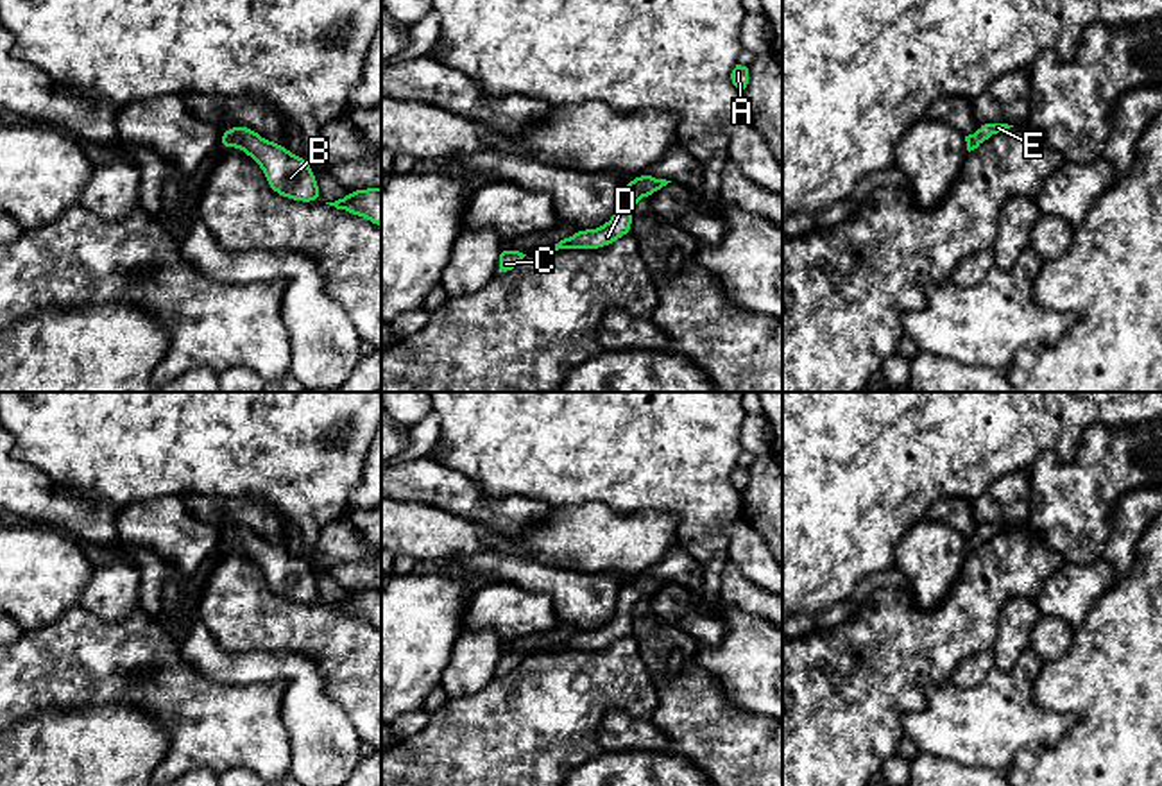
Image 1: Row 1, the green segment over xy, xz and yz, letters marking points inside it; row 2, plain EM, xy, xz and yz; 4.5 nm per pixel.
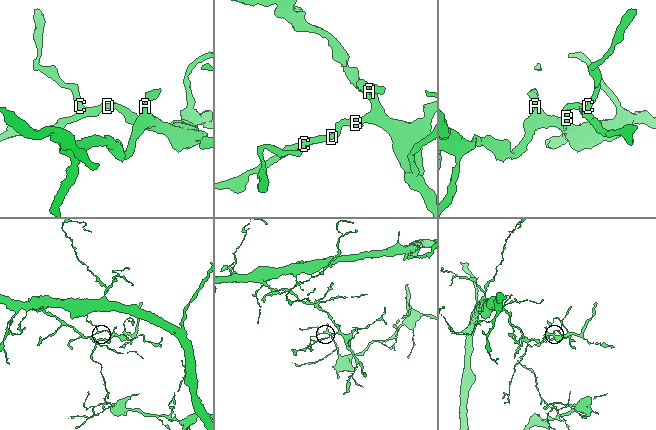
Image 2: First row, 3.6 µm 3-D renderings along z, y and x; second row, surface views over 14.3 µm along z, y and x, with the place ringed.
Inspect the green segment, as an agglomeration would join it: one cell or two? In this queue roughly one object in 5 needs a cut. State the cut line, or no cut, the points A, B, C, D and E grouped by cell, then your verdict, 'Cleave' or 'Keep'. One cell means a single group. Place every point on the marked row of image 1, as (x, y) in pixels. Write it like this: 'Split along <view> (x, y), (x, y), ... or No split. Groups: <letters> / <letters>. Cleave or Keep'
No split. Groups: A B C D E. Keep

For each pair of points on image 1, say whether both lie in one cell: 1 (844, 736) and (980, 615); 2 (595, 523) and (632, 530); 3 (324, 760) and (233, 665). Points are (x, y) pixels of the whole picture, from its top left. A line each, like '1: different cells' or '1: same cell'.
1: same cell
2: same cell
3: same cell

